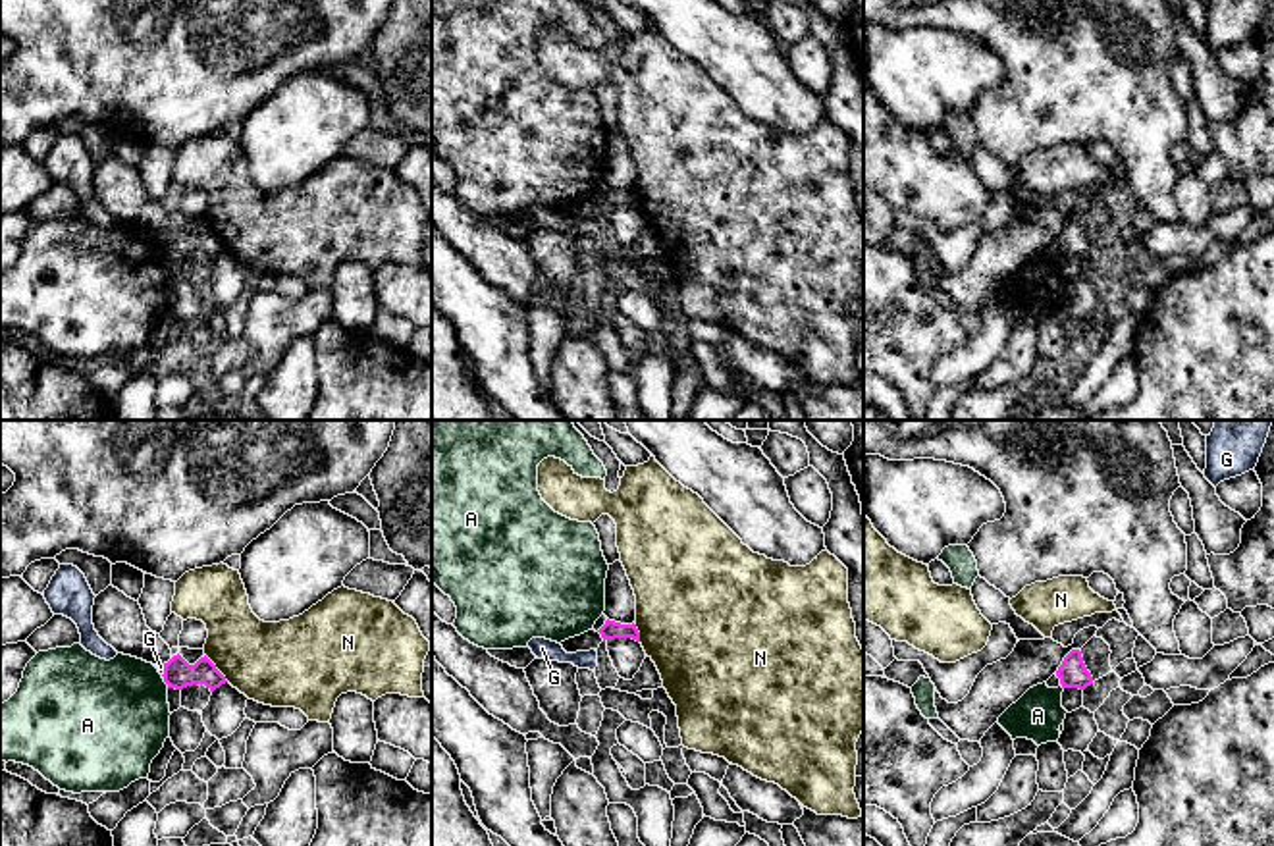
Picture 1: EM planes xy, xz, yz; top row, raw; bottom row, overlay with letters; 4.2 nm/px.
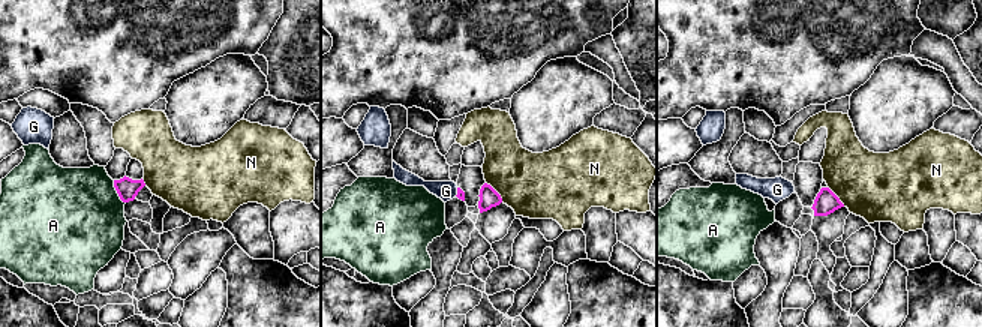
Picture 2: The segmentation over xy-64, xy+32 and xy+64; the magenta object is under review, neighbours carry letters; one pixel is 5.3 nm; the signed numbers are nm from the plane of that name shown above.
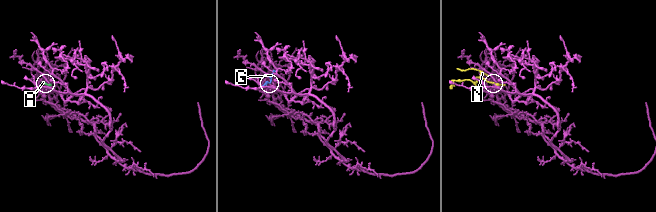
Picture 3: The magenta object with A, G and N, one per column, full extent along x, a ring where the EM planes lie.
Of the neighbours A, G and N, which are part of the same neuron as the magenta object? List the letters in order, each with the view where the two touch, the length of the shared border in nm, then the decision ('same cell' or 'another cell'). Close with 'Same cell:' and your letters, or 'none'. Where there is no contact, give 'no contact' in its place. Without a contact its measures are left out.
A: xy | 50 nm | another cell
G: xy | 60 nm | another cell
N: xy | 160 nm | another cell
Same cell: none

